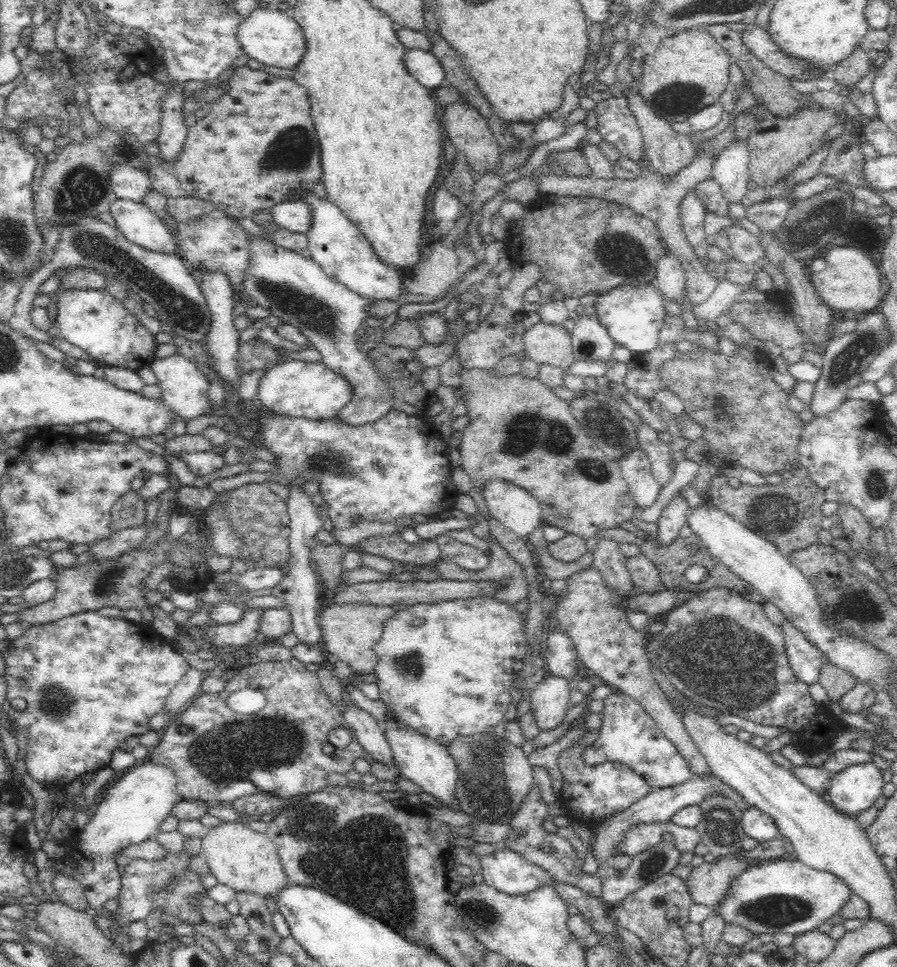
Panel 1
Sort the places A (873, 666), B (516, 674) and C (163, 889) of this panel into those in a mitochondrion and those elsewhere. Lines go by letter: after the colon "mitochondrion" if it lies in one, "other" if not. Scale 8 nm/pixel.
A: other
B: other
C: mitochondrion

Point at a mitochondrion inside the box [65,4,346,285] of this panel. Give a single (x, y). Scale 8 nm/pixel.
(292, 151)

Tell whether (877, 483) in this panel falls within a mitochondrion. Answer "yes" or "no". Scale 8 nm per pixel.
yes

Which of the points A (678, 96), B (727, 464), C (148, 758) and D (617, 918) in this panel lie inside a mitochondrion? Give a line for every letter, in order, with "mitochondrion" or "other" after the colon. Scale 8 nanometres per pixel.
A: mitochondrion
B: other
C: other
D: other

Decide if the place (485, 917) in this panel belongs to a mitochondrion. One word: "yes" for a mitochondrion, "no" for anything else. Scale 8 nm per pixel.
yes

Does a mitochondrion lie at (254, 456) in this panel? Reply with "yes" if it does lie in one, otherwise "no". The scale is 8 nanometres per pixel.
no

